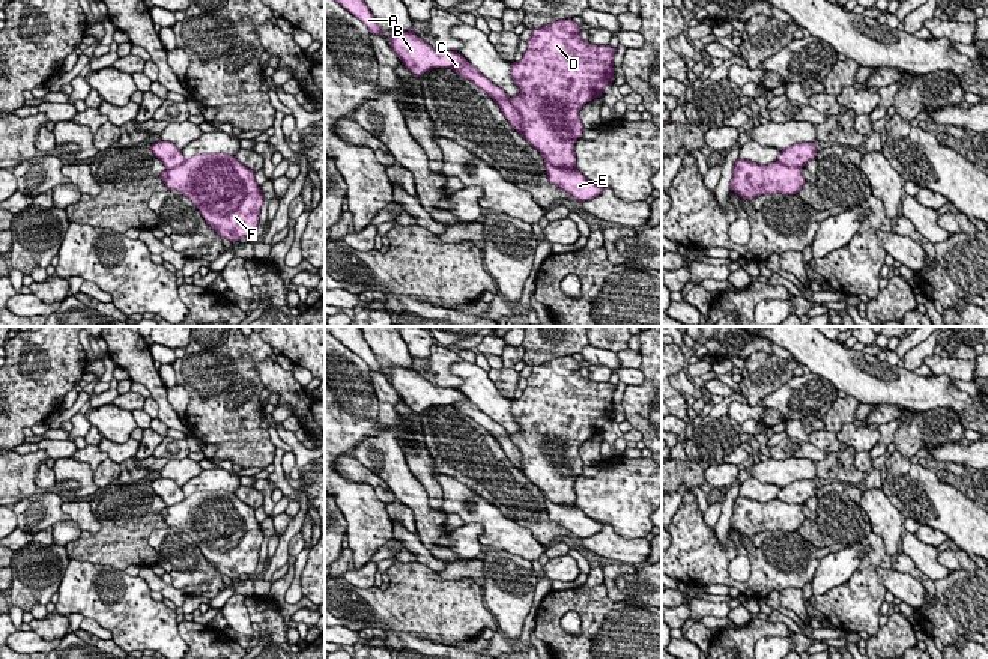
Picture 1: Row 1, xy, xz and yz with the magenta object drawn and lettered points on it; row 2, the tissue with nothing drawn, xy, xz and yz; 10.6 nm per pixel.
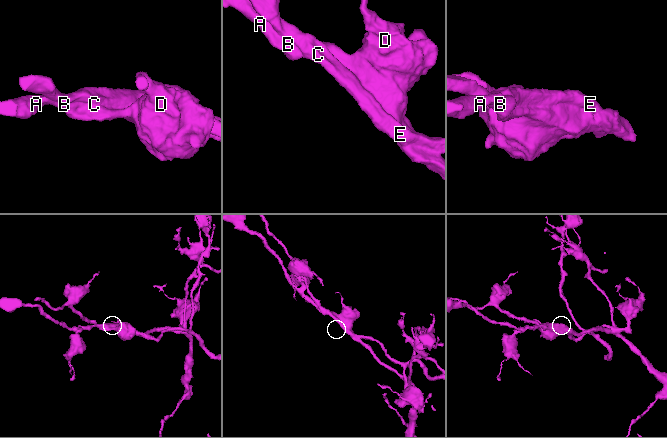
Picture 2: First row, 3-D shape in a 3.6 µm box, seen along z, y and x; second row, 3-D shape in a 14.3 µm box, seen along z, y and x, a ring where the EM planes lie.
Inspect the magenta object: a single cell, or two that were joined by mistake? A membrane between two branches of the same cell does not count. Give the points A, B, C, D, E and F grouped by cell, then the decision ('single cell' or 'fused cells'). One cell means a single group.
A B C D F / E; fused cells

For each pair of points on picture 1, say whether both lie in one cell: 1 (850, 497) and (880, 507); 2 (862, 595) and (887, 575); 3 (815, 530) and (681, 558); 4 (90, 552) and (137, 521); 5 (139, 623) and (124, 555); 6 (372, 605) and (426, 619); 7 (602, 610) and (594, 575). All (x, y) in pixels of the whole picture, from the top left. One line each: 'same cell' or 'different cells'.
1: different cells
2: different cells
3: different cells
4: same cell
5: different cells
6: same cell
7: different cells

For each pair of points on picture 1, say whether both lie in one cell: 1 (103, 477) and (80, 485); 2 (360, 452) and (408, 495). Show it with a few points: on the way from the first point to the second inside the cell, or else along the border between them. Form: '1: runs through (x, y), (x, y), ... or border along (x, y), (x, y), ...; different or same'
1: border along (92, 473), (92, 480), (98, 488); different
2: runs through (373, 455), (400, 482); same

